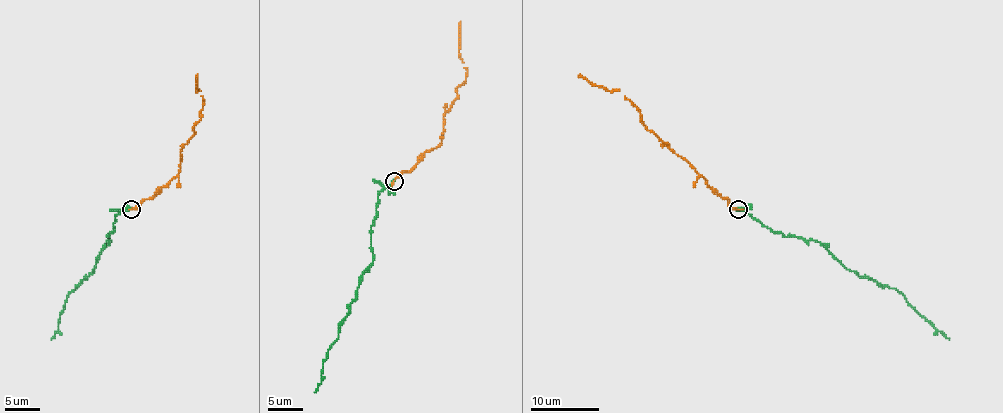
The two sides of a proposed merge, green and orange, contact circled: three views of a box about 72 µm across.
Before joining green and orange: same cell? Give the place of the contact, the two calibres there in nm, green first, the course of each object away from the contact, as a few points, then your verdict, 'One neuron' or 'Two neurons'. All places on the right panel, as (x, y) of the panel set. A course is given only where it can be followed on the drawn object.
Place: (738, 209). Thickness 180 nm (green) against 140 nm. Course of green: (738, 209), (786, 237), (820, 242), (848, 269), (860, 276), (868, 276), (884, 286), (896, 288), (949, 340). Course of orange: (738, 209), (650, 132), (640, 111), (619, 91), (592, 85), (578, 75). One neuron

